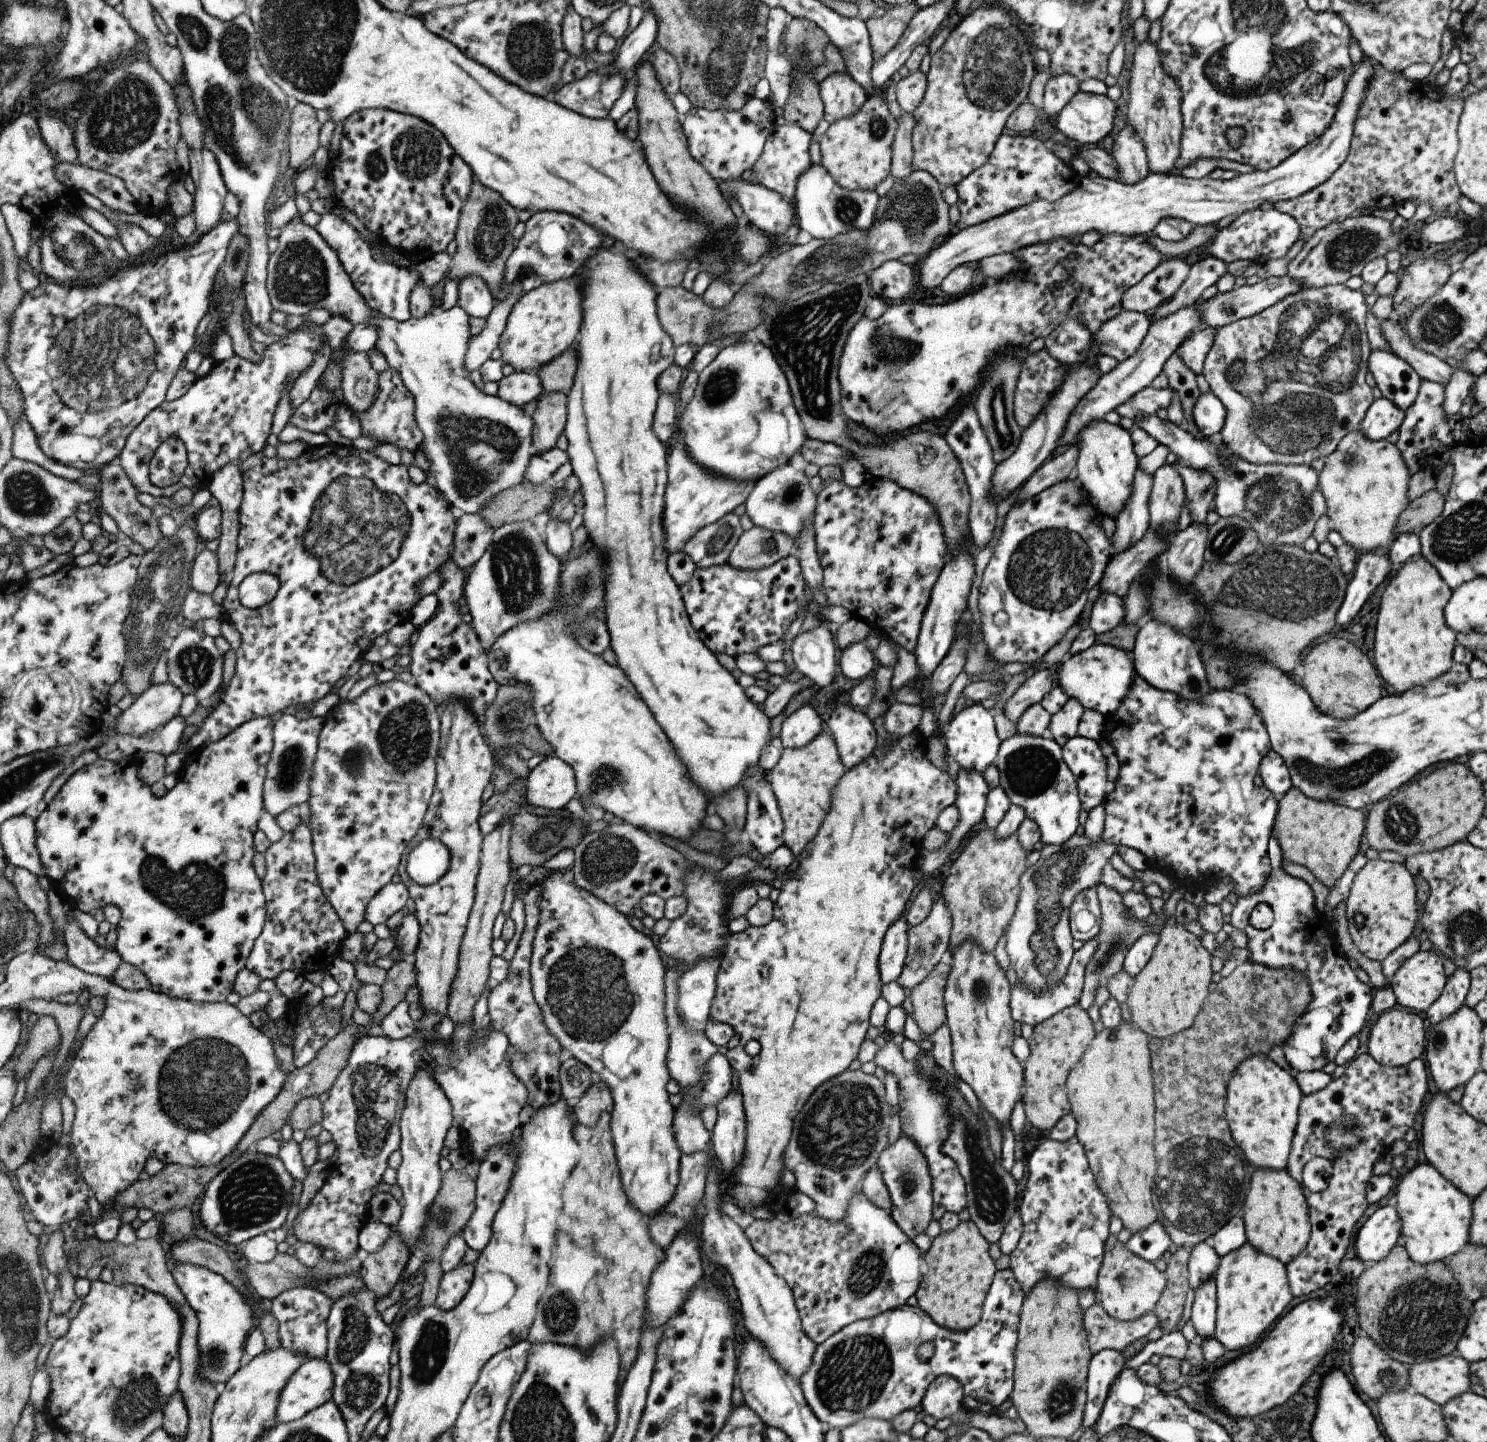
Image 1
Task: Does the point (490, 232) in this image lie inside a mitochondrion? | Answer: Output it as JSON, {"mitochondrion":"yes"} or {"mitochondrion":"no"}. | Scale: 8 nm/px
{"mitochondrion":"yes"}

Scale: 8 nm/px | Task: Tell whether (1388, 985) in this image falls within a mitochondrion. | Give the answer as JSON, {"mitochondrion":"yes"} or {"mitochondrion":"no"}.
{"mitochondrion":"no"}

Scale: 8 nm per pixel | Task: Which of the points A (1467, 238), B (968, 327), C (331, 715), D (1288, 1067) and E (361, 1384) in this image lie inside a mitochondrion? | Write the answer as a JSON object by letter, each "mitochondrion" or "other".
{"A":"other","B":"other","C":"other","D":"other","E":"mitochondrion"}

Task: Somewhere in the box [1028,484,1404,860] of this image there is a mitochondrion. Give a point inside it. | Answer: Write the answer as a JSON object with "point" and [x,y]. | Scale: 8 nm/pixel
{"point":[1292,588]}

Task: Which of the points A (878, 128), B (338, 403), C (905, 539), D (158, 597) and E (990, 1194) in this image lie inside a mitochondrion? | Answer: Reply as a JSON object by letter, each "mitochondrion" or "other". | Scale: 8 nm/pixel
{"A":"mitochondrion","B":"other","C":"other","D":"mitochondrion","E":"mitochondrion"}

